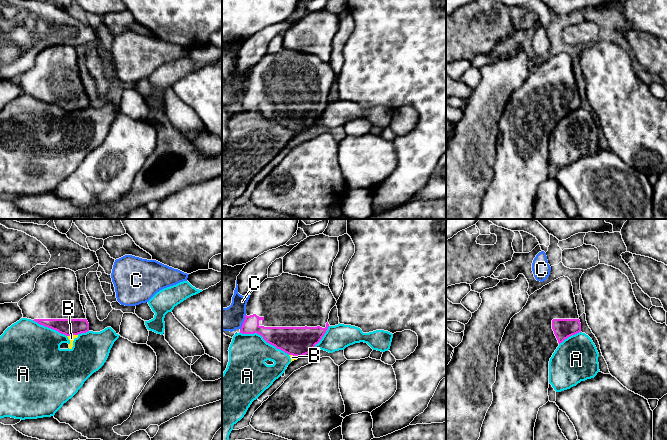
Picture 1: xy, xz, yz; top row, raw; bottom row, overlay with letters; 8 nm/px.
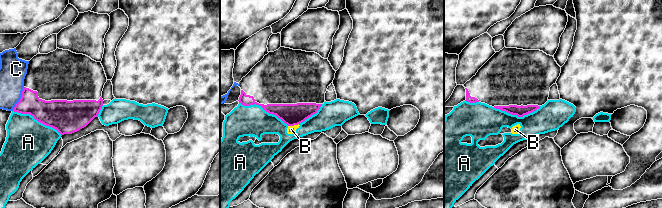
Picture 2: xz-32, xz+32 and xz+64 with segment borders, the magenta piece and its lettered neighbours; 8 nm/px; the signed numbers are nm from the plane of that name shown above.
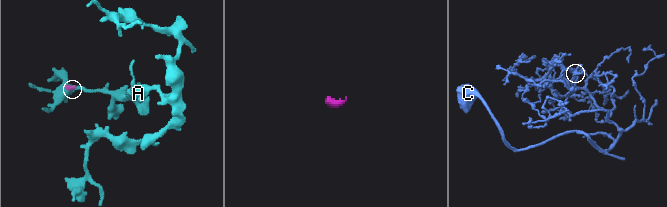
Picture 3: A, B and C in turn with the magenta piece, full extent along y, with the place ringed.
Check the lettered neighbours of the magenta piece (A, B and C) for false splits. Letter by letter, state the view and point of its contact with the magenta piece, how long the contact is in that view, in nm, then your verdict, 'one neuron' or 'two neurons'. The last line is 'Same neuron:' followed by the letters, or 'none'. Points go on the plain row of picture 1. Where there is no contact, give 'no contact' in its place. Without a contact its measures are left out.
A: xz (264, 115) | 440 nm | two neurons
B: xy (72, 110) | 90 nm | two neurons
C: xz (243, 98) | 140 nm | two neurons
Same neuron: none

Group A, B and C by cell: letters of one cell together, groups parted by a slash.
A B / C

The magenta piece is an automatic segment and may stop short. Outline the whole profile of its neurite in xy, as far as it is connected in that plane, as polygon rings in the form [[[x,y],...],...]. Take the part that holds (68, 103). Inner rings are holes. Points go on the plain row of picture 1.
[[[49,46],[37,54],[34,66],[18,78],[23,94],[66,112],[89,107],[74,47]]]

